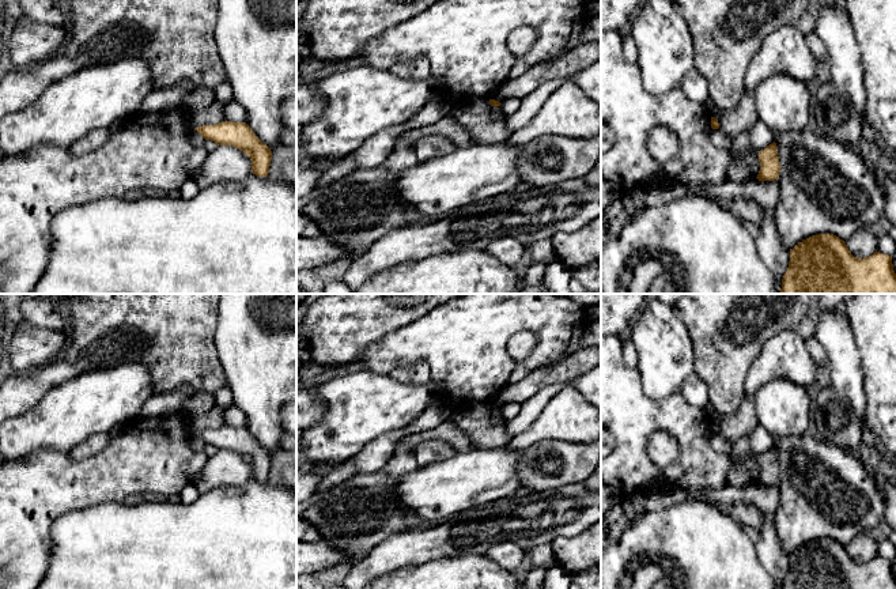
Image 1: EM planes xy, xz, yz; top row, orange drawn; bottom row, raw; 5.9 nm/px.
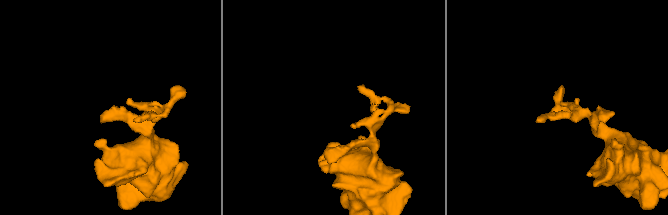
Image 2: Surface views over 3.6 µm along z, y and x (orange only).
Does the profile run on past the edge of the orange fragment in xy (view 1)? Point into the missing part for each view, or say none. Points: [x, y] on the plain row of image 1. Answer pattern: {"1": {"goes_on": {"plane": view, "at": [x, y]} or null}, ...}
{"1": {"goes_on": null}}

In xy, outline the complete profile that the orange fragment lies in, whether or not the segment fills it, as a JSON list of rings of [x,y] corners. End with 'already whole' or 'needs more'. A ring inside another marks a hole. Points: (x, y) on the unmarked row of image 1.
[[[223,426],[194,433],[194,435],[218,450],[232,450],[243,456],[252,465],[252,477],[257,482],[268,482],[272,456],[246,427]]]; already whole

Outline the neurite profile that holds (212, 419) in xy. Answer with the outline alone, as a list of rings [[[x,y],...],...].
[[[215,404],[208,412],[190,418],[189,422],[193,433],[203,430],[215,430],[226,426],[223,416],[224,409],[226,408]]]

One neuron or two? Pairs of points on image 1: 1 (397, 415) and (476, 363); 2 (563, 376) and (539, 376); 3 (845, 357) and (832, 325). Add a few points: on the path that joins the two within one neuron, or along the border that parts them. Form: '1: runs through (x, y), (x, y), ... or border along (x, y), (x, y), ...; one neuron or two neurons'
1: border along (430, 377), (442, 385), (445, 399); two neurons
2: runs through (558, 376), (544, 376); one neuron
3: runs through (840, 348), (834, 333); one neuron

